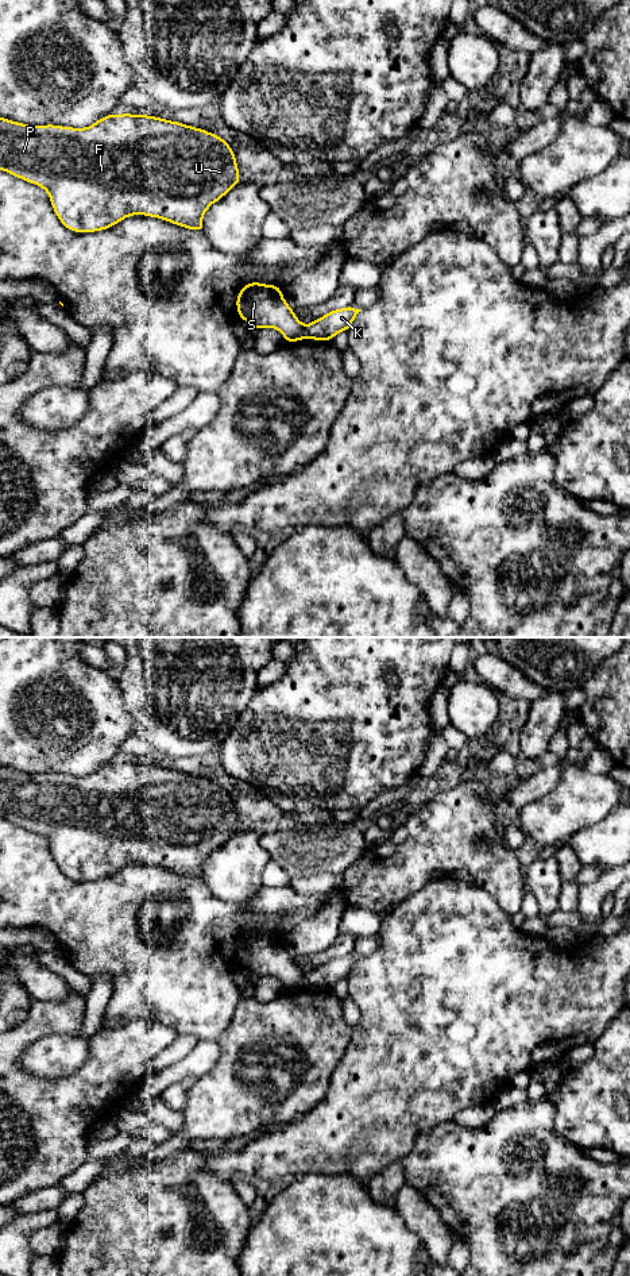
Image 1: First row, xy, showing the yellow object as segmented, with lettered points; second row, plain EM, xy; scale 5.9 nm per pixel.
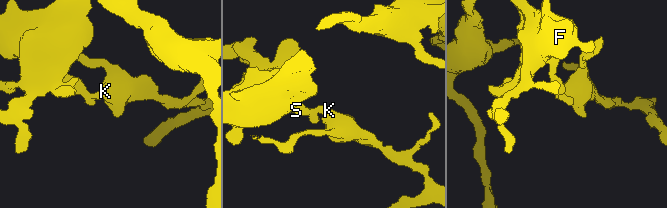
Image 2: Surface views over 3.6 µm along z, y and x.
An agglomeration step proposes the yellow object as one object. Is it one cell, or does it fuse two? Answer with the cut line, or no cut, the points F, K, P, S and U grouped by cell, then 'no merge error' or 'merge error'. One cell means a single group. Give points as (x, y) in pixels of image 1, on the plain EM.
cut in xy along (302, 974), (305, 985); F P S U / K; merge error

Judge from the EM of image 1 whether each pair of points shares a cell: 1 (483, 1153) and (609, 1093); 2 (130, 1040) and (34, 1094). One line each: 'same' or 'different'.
1: different
2: same

